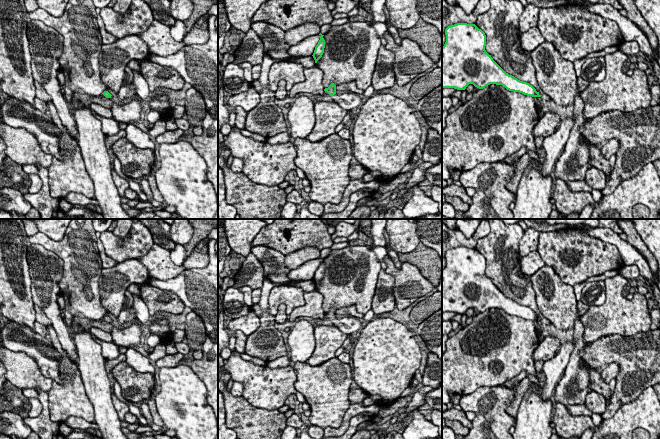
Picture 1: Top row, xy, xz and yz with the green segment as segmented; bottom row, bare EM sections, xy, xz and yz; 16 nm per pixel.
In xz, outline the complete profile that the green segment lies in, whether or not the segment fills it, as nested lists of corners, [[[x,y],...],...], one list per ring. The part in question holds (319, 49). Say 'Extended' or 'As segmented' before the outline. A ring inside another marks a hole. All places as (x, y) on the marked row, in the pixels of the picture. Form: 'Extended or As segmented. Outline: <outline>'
As segmented. Outline: [[[321,33],[319,35],[321,36],[320,40],[318,44],[316,45],[314,53],[312,55],[315,60],[315,63],[317,63],[317,61],[322,57],[324,53],[325,44],[326,44],[323,38],[324,35],[322,35]]]

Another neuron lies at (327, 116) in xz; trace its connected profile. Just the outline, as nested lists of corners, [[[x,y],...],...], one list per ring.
[[[317,102],[314,104],[315,125],[308,135],[310,142],[318,142],[335,134],[336,127],[342,122],[347,112],[337,102]]]

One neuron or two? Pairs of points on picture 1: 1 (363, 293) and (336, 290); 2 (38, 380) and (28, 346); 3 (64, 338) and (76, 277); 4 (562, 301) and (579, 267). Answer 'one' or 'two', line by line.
1: one
2: two
3: two
4: two

